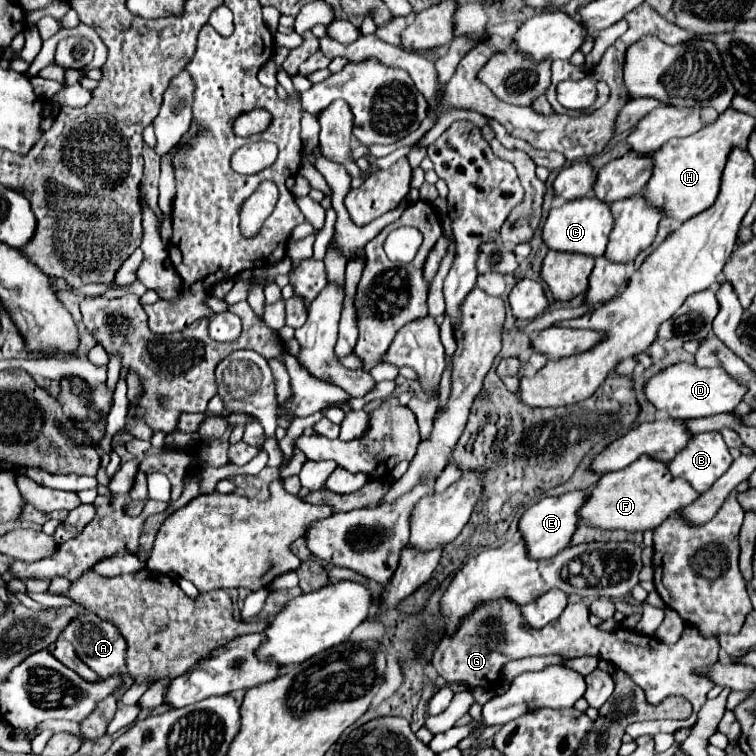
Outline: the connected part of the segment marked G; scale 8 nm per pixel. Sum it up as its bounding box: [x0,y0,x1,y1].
[431,603,719,735]

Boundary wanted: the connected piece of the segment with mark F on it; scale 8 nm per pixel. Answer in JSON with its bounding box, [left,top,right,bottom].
[579,457,699,531]

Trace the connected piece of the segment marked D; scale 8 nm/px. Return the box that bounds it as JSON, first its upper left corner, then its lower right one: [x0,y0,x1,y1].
[643,363,745,419]

